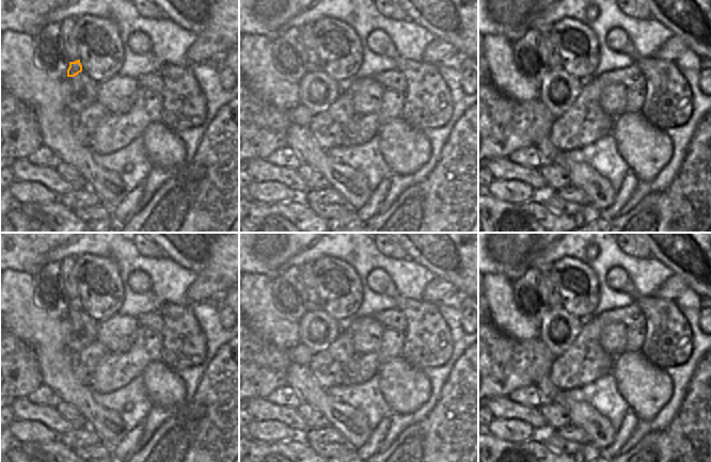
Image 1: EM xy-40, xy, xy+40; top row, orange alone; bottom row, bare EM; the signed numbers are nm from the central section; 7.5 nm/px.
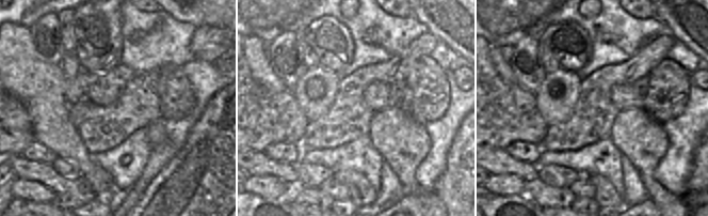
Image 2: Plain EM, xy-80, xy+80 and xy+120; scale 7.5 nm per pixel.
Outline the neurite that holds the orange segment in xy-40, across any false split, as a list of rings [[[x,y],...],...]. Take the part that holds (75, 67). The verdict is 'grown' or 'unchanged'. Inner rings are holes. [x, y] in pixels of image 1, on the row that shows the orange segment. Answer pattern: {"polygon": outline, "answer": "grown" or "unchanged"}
{"polygon": [[[80,60],[69,62],[69,67],[67,69],[67,77],[75,77],[81,71],[82,71],[82,65],[80,63]]], "answer": "unchanged"}

